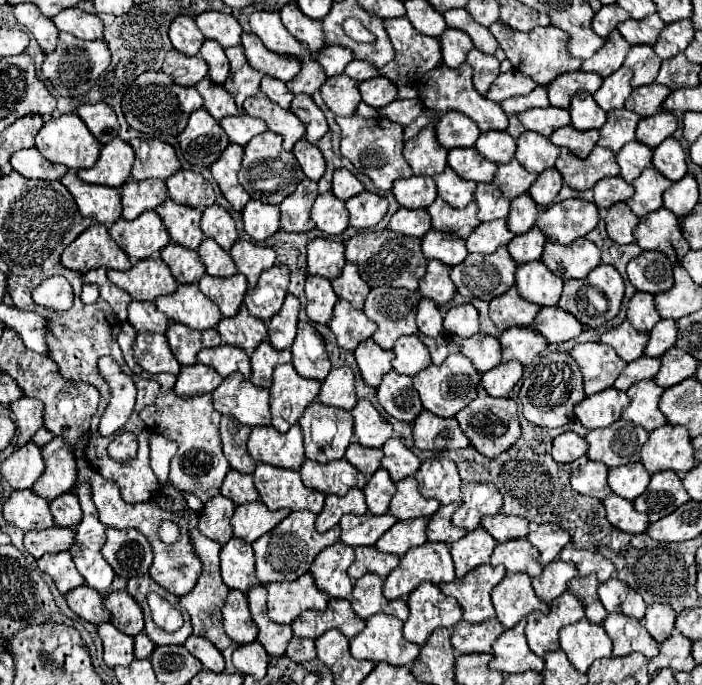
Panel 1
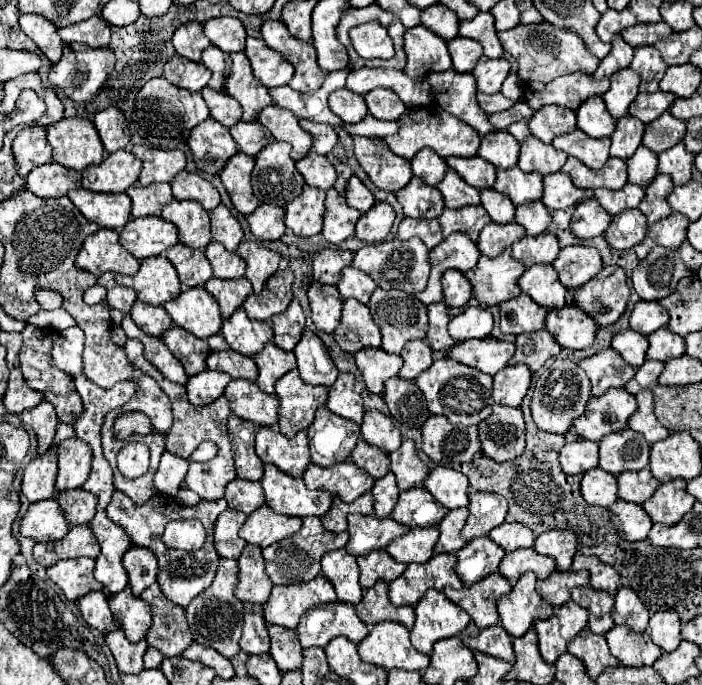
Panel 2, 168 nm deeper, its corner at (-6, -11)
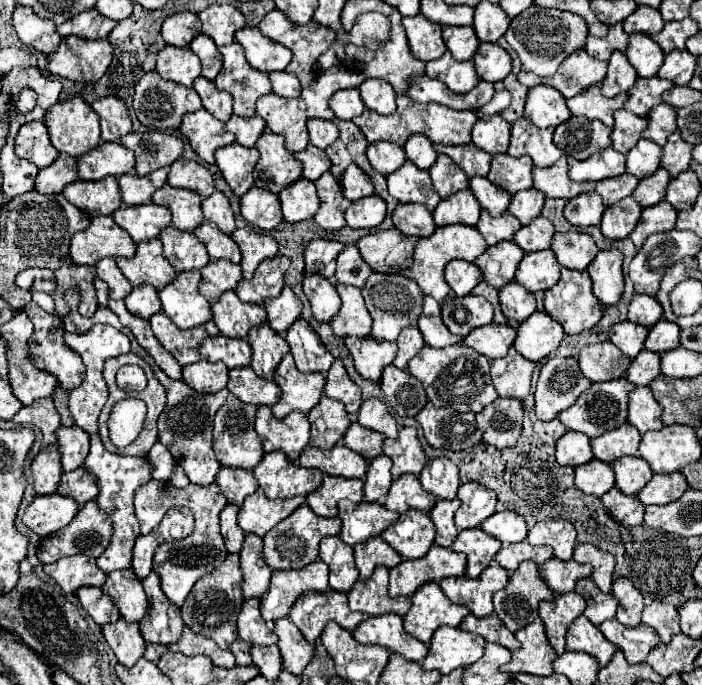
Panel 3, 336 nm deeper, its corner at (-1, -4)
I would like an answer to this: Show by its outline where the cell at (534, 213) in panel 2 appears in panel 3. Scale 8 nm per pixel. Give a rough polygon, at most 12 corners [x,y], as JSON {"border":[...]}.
{"border":[[537,189],[513,195],[509,211],[531,223],[541,215],[545,195]]}

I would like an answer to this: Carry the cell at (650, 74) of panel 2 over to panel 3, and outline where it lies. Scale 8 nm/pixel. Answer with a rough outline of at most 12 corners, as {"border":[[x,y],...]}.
{"border":[[645,33],[629,35],[627,55],[639,77],[655,75],[665,59]]}

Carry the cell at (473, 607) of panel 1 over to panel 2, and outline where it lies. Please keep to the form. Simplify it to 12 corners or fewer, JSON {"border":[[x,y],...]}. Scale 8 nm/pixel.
{"border":[[492,574],[470,588],[444,588],[478,628],[498,624],[496,600],[512,584]]}

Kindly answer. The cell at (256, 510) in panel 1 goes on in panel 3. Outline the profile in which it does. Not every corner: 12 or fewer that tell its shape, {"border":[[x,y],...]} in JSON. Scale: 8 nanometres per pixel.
{"border":[[263,491],[245,499],[239,527],[263,537],[289,517],[305,497],[267,499]]}

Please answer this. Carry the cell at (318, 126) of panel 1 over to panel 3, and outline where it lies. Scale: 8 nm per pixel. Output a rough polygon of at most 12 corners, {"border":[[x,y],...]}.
{"border":[[325,119],[307,123],[311,143],[319,149],[339,137],[337,127]]}

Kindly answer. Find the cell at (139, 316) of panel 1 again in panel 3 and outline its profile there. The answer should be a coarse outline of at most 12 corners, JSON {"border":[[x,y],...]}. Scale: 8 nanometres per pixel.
{"border":[[139,285],[125,305],[133,315],[149,319],[161,311],[157,289]]}

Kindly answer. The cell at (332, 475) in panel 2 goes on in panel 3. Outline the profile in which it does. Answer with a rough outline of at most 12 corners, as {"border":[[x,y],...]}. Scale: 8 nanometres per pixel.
{"border":[[341,443],[307,445],[303,467],[327,475],[363,479],[367,461]]}

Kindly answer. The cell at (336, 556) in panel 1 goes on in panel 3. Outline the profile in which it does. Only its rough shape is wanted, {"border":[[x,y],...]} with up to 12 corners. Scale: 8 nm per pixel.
{"border":[[339,535],[321,541],[329,585],[347,593],[359,579],[353,547]]}

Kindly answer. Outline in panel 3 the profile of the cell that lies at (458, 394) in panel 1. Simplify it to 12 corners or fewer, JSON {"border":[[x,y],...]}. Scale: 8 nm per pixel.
{"border":[[425,345],[409,361],[435,407],[479,413],[497,399],[489,359]]}

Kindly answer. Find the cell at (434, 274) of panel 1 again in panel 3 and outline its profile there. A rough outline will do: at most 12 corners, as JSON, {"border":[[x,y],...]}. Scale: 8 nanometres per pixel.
{"border":[[455,259],[445,279],[455,295],[469,295],[483,281],[475,263]]}

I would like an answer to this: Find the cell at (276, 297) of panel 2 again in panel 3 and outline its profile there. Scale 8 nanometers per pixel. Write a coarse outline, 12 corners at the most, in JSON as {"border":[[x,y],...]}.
{"border":[[287,259],[261,261],[251,279],[241,279],[241,301],[263,303],[283,289]]}

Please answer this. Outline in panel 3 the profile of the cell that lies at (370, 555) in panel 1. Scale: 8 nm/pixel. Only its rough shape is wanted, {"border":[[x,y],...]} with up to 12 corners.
{"border":[[371,537],[355,549],[361,577],[377,565],[387,569],[403,557],[381,537]]}

